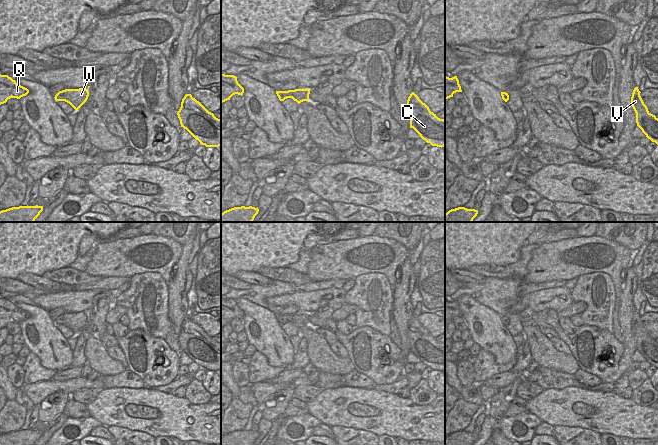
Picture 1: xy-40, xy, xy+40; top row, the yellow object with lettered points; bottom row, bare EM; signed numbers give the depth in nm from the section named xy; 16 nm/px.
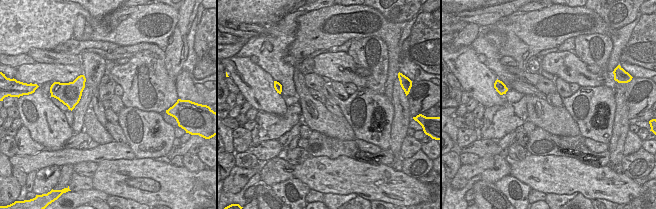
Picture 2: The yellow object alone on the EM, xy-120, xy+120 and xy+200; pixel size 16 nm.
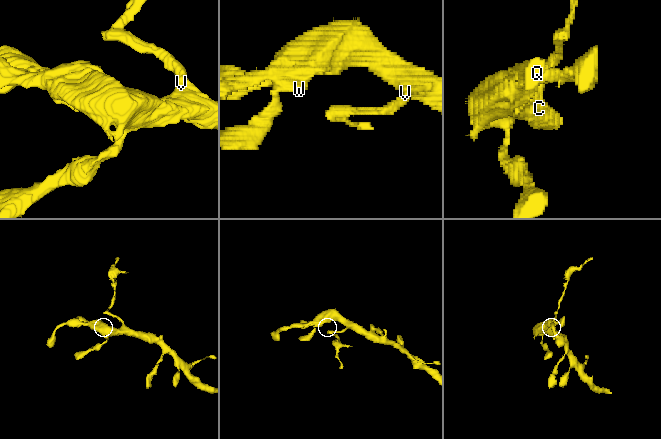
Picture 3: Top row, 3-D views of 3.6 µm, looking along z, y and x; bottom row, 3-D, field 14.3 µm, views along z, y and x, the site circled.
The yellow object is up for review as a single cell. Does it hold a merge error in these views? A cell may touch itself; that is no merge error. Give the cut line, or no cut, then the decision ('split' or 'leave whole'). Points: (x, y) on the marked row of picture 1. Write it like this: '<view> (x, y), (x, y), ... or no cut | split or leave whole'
no cut | leave whole

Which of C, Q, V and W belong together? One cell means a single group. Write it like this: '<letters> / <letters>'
C Q V W

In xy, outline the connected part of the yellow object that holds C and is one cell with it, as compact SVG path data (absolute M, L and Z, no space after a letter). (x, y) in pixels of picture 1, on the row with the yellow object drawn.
M412 92L407 100L410 128L432 146L445 146L445 120L440 119L430 111L419 97Z

